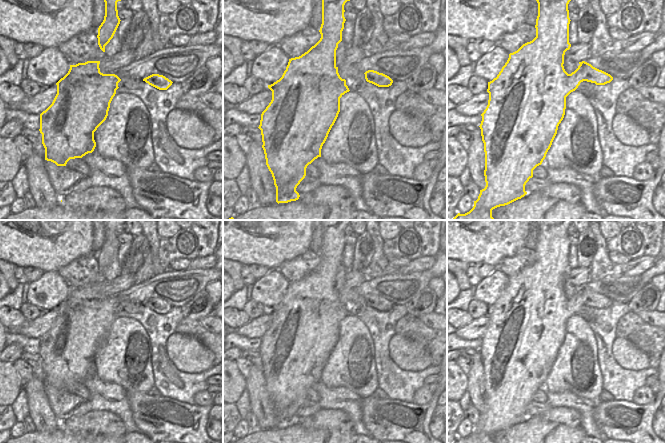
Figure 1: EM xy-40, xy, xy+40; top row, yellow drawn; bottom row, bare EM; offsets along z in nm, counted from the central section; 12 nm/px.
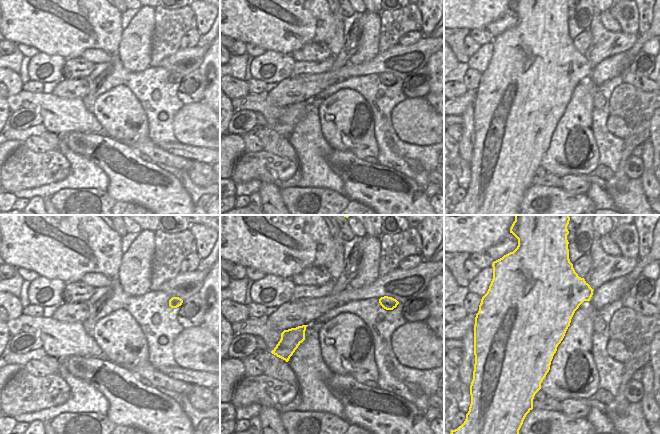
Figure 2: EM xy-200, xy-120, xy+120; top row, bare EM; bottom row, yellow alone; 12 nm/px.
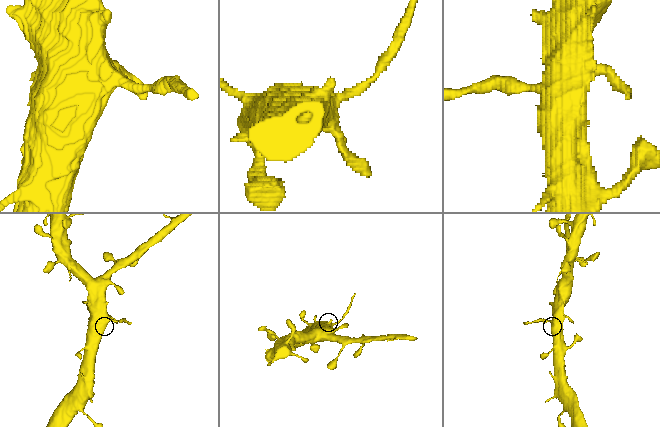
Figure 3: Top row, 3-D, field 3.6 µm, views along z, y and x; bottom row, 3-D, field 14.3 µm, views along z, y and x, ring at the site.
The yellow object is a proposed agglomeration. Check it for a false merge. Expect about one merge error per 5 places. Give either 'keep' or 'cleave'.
cleave

